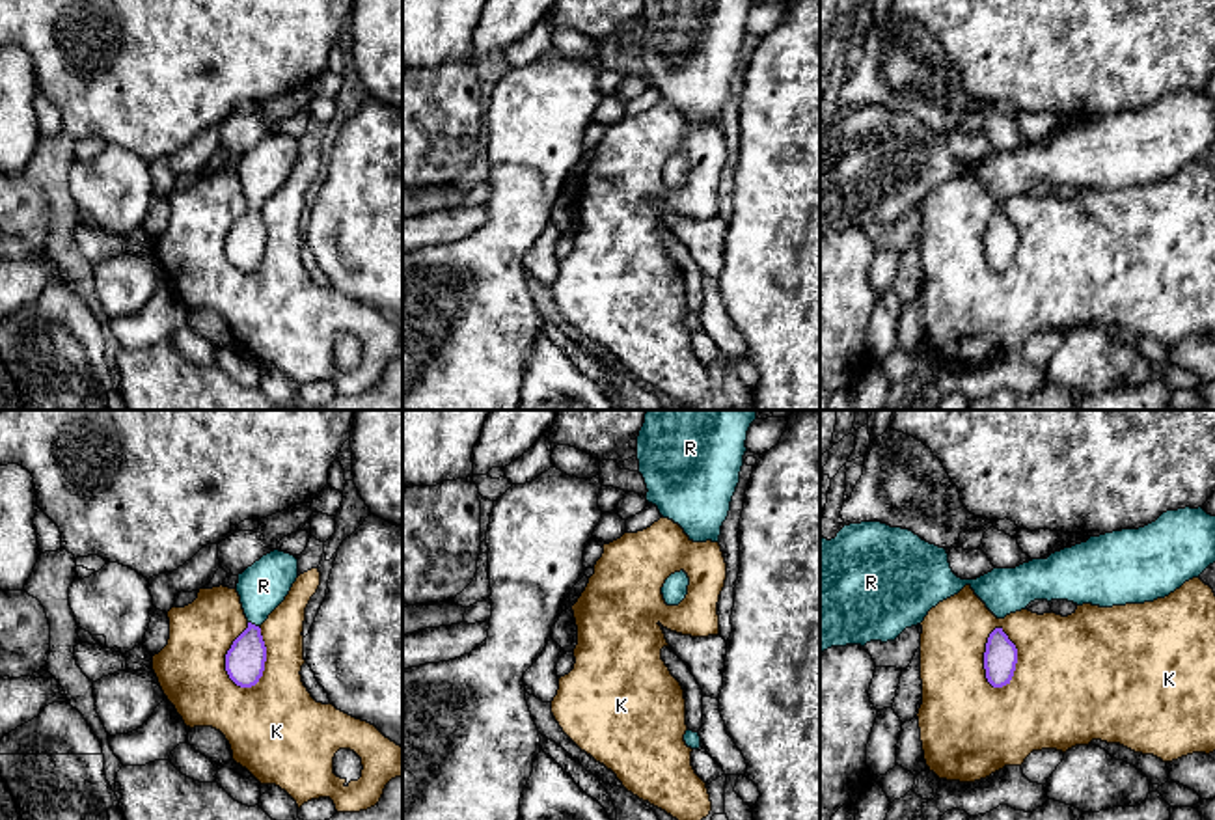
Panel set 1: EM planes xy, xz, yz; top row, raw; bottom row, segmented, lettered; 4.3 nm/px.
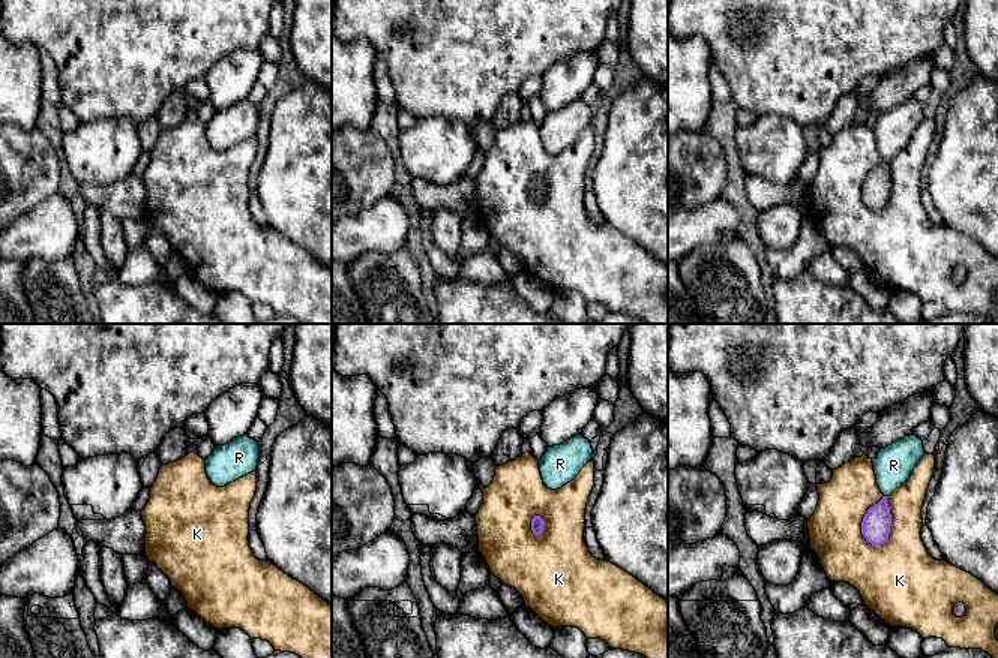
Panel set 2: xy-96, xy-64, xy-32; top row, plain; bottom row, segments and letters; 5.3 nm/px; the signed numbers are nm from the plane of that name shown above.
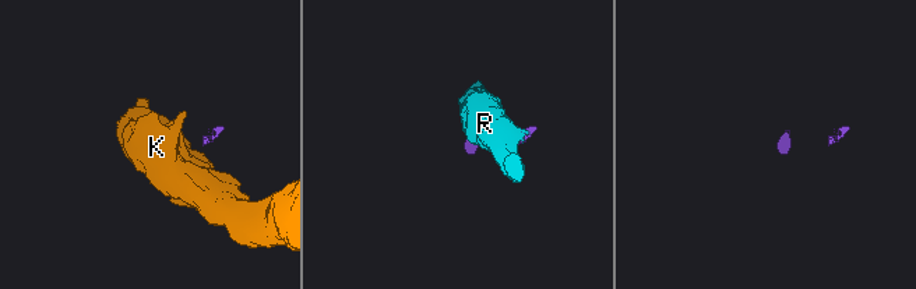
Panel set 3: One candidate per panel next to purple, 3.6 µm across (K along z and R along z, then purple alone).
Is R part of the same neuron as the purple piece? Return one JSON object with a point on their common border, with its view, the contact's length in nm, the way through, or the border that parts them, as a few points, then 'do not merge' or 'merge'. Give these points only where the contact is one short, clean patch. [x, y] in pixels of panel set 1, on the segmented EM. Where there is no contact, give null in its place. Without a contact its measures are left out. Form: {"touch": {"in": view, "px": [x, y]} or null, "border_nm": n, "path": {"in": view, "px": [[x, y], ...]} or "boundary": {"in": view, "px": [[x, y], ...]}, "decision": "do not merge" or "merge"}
{"touch": {"in": "xy", "px": [254, 625]}, "border_nm": 50, "decision": "merge"}

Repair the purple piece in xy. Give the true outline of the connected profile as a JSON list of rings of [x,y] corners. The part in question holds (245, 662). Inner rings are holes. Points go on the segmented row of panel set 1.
[[[274,550],[239,574],[237,593],[248,628],[233,641],[225,654],[225,671],[240,688],[252,688],[265,671],[266,647],[261,624],[285,600],[298,578],[298,559]]]

